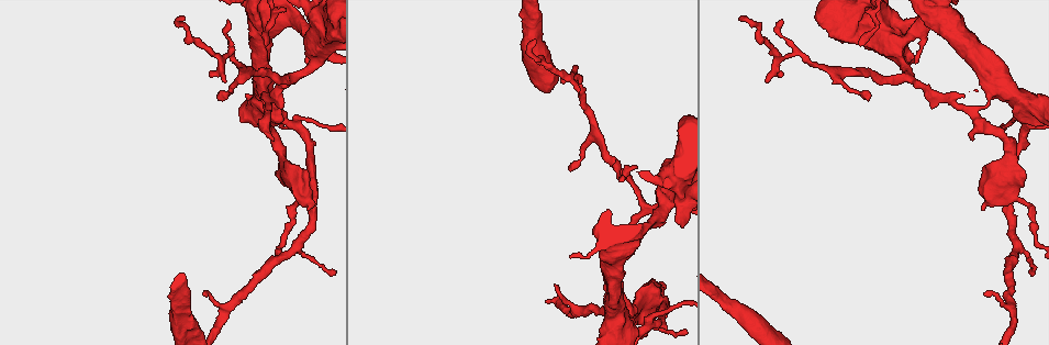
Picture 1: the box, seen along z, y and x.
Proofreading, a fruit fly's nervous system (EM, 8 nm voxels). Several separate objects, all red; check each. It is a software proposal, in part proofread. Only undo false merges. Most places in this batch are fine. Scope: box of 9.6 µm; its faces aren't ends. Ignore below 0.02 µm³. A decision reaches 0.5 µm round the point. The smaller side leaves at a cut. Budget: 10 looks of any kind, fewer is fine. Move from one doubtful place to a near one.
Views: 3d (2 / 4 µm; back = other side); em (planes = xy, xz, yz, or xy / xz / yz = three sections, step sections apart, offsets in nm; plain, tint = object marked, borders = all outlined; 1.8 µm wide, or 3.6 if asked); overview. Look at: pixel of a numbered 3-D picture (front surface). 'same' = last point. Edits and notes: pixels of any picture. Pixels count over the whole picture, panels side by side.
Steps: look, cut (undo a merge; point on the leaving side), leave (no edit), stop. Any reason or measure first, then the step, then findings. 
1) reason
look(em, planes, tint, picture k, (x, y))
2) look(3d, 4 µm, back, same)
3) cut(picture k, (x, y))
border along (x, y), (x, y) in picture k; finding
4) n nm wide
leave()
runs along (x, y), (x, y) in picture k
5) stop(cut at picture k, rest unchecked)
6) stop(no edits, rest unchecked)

branch point
look(em, planes, tint, picture 1, (311, 181))

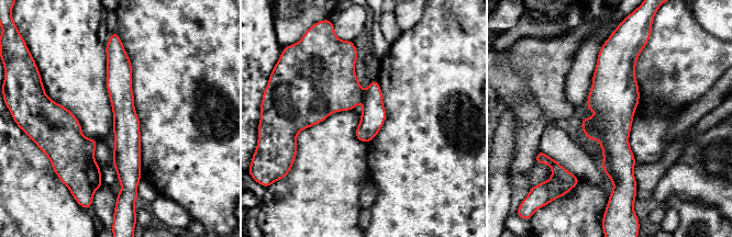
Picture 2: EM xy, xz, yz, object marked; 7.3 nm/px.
180 nm wide
cut(picture 2, (373, 116))
border along (364, 91), (362, 101) in picture 2; two neurons meet here

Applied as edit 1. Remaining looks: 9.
look(overview)

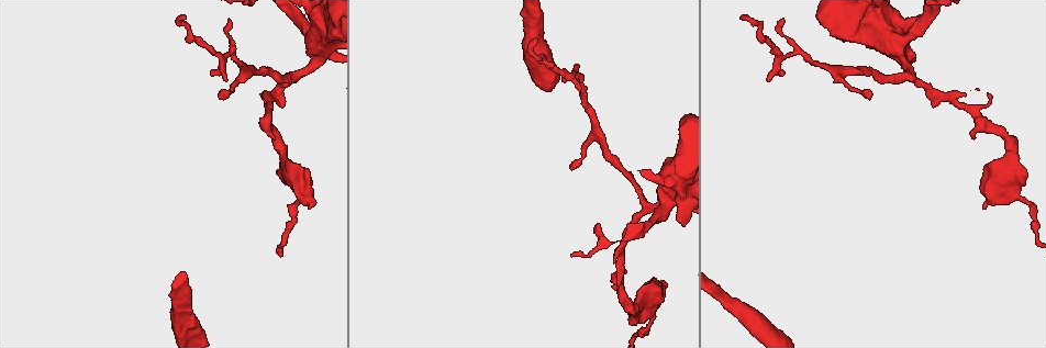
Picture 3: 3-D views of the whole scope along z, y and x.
closes a loop
look(3d, 4 µm, picture 3, (903, 49))

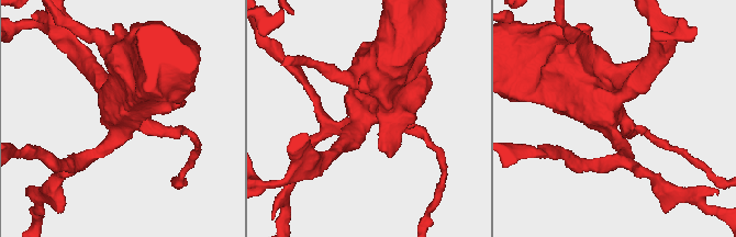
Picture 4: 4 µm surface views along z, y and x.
look(em, 3.6 µm, planes, tint, picture 4, (618, 114))

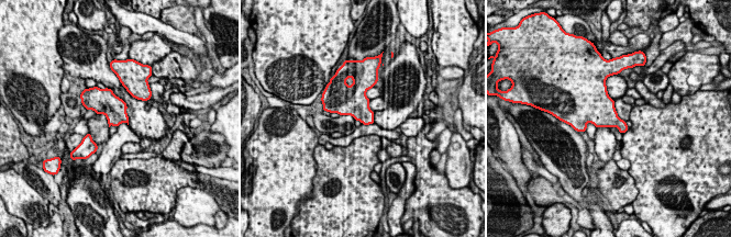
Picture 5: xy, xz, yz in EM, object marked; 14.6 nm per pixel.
leave()
continuous, no second neuron

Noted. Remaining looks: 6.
arms run side by side
look(em, xz, step 8, tint, picture 3, (533, 60))

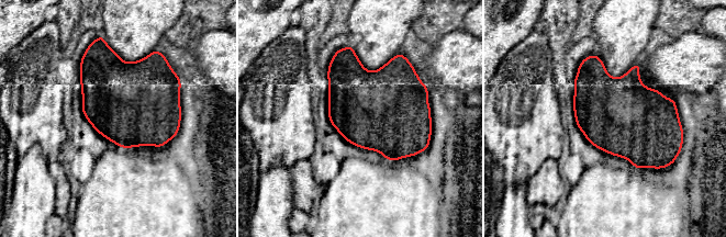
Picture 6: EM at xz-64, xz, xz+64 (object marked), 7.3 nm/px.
550 nm wide
leave()
all the same neuron

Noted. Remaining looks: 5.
stop(cut at picture 2, rest unchecked)

